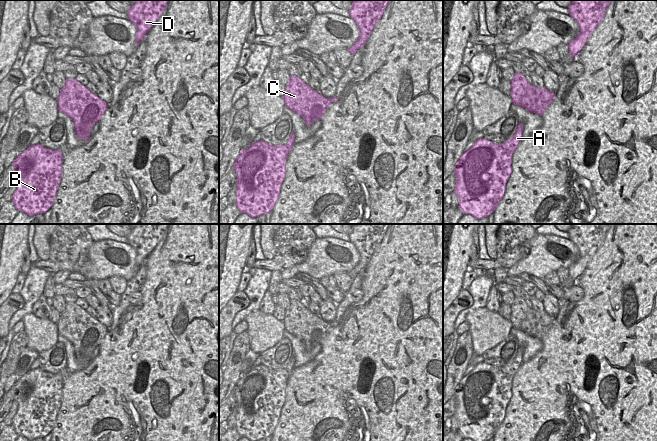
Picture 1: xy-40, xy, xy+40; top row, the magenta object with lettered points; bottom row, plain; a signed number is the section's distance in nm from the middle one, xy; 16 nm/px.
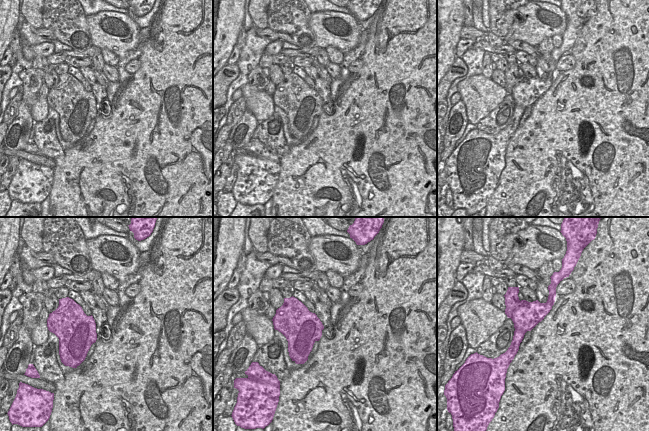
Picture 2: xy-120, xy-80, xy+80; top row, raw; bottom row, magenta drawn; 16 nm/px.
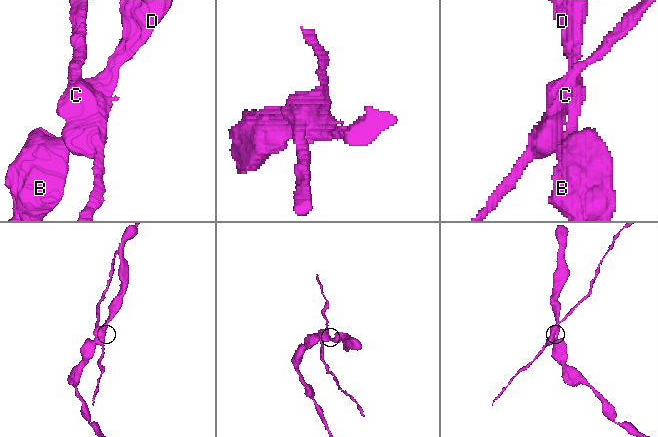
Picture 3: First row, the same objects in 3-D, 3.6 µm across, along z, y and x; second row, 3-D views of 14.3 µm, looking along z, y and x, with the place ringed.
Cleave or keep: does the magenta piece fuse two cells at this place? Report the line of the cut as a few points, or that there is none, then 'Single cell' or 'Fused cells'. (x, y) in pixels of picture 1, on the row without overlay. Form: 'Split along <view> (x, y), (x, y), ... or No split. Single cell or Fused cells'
Split along xy+40 (542, 321), (536, 324), (535, 337). Fused cells

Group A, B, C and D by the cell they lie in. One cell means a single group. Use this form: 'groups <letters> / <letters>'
groups A B D / C

